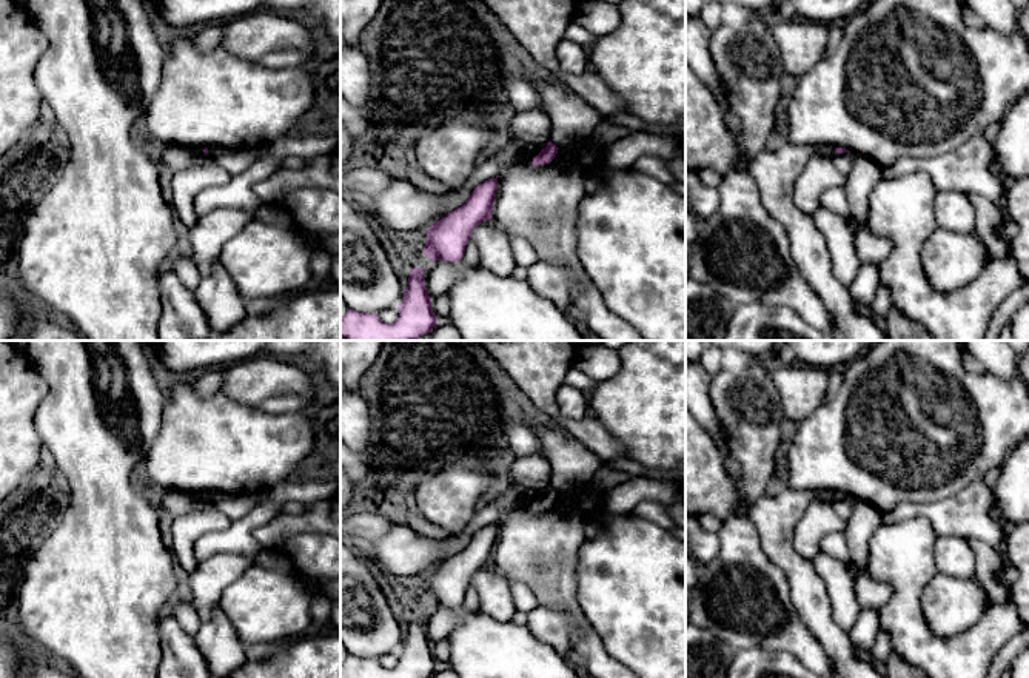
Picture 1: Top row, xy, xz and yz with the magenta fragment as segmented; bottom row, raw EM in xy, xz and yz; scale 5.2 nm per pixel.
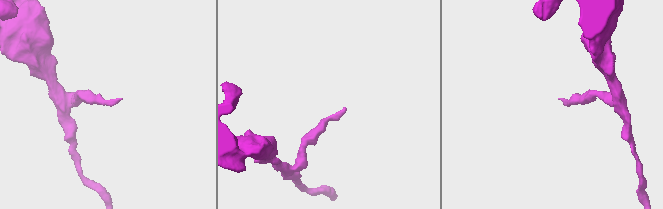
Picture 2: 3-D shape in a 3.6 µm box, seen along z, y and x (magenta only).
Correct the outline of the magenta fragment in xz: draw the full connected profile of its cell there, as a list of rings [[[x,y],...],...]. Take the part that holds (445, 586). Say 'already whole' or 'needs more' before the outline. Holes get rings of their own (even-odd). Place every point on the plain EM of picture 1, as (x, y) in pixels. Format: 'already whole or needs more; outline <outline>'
already whole; outline [[[498,522],[476,532],[468,545],[448,558],[427,575],[427,589],[422,595],[431,607],[461,607],[465,590],[473,575],[491,564],[493,549],[498,538]]]

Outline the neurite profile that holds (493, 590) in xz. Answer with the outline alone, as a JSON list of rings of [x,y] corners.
[[[490,564],[478,570],[471,578],[479,599],[479,612],[496,621],[511,621],[516,613],[510,595],[510,582]]]

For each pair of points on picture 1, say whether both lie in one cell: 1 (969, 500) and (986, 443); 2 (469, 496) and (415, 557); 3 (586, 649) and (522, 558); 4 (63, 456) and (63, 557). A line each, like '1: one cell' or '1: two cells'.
1: two cells
2: two cells
3: one cell
4: one cell

